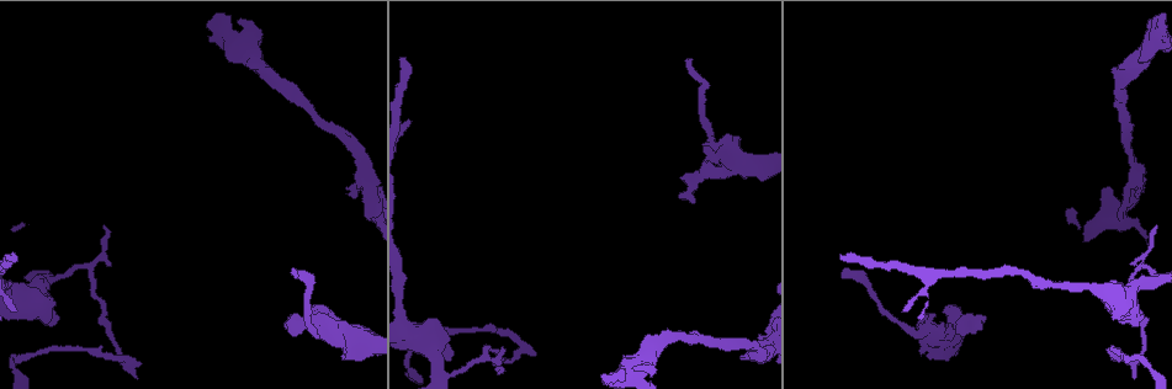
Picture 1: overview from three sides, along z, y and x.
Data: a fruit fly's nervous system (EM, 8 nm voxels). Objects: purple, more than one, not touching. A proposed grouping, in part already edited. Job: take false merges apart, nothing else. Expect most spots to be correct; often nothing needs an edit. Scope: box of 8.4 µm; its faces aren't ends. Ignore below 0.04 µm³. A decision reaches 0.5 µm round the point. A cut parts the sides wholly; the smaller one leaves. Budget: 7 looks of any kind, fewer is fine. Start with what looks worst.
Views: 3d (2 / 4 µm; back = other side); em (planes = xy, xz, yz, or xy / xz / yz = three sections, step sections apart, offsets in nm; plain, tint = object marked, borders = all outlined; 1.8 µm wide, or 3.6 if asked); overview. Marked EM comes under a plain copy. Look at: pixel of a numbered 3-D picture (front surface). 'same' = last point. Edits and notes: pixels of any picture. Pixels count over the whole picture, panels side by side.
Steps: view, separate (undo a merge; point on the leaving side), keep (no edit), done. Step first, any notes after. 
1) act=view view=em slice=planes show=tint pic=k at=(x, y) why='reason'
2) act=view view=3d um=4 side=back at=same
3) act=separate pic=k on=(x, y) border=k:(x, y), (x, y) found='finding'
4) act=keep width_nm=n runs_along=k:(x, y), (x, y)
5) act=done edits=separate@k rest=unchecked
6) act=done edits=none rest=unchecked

act=view view=em slice=planes show=tint pic=1 at=(522, 348)

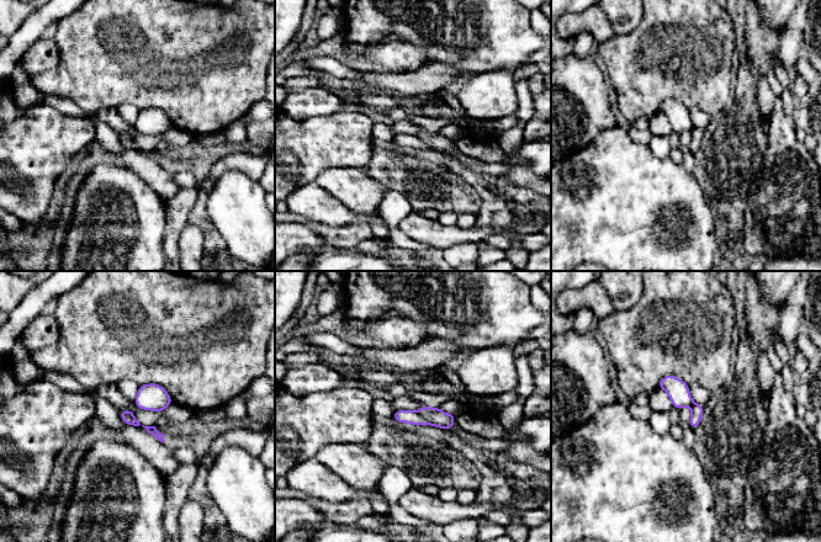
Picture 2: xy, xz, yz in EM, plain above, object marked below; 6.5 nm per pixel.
act=separate pic=2 on=(435, 416) found='two cells meet here'

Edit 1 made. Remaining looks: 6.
act=view view=em slice=planes show=tint pic=1 at=(940, 338) why='two arms in line, one across'

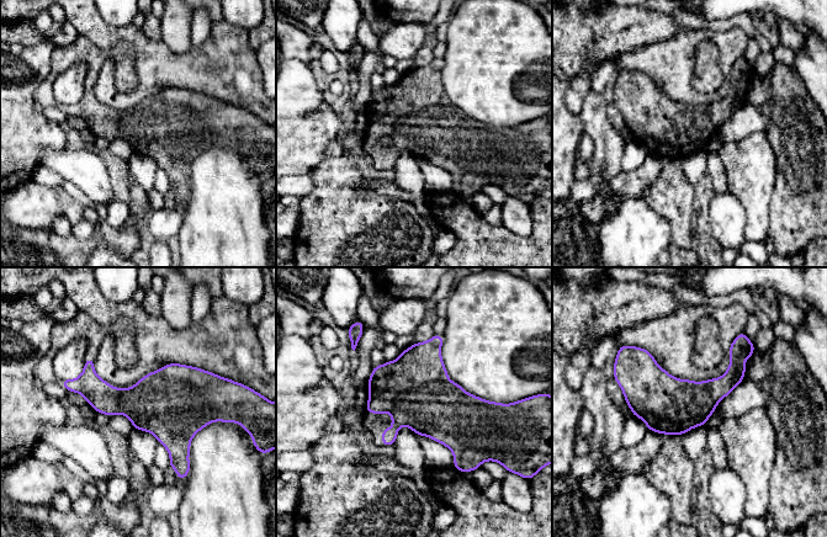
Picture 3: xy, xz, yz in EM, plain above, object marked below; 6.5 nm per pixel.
act=keep found='all the same cell'

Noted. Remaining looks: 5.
act=view view=3d um=4 side=back pic=1 at=(1154, 42) why='sharp bend'

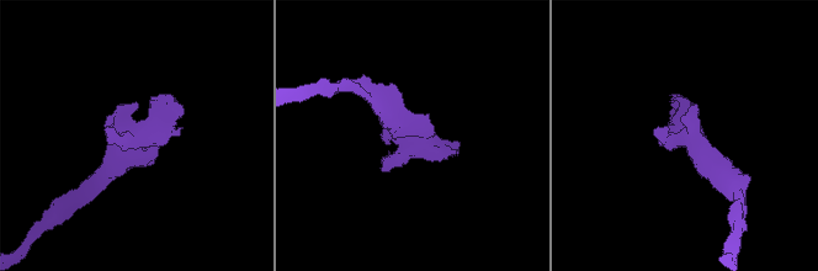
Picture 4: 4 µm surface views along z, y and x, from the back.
act=view view=em slice=planes show=borders pic=4 at=(142, 134) why='shape alone is not enough'

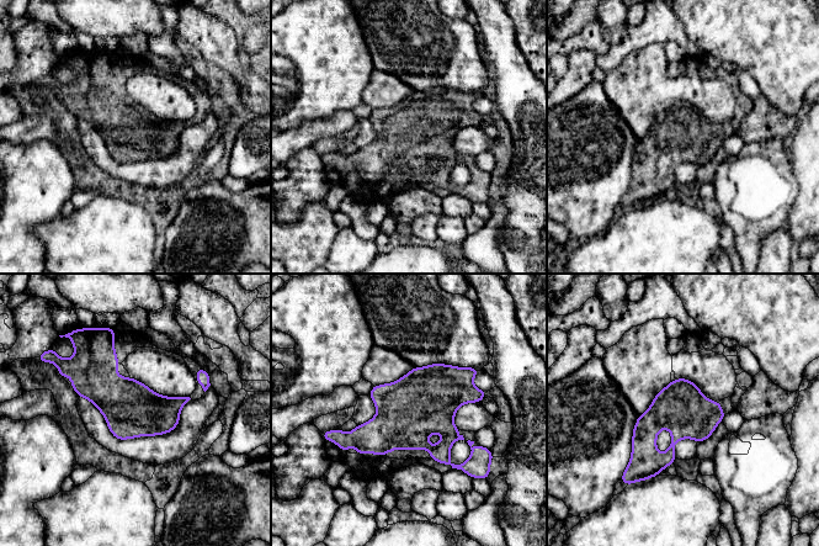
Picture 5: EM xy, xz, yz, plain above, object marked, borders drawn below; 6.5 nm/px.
act=keep found='continuous, no second cell'

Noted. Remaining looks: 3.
act=done edits=separate@2 rest=unchecked

